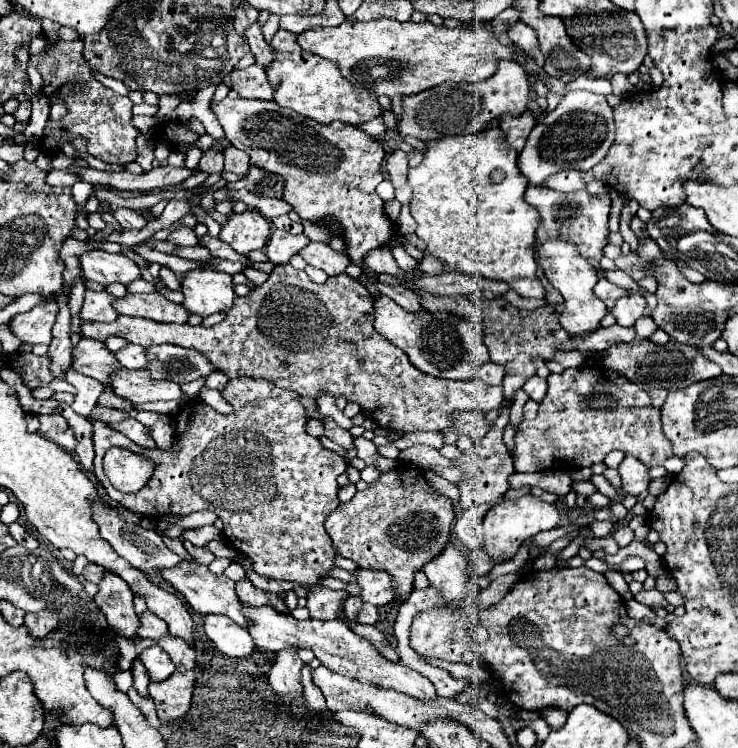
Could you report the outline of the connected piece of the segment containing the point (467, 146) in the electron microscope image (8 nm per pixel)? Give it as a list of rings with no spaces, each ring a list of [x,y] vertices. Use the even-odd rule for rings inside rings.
[[[498,127],[476,135],[456,135],[432,141],[424,153],[424,161],[408,171],[408,183],[414,189],[410,213],[418,223],[416,235],[428,243],[428,253],[440,259],[450,271],[500,279],[526,299],[544,299],[544,287],[536,277],[534,259],[534,235],[540,221],[538,211],[524,199],[528,181],[520,173],[516,157],[518,153],[504,141],[504,133]],[[496,169],[504,171],[502,183],[490,183],[490,173]]]

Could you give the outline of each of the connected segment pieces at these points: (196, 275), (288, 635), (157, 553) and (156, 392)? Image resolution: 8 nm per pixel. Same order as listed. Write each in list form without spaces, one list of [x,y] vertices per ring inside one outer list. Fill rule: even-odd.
[[[214,269],[188,271],[182,281],[182,293],[182,305],[196,315],[226,313],[236,299],[232,275]]]
[[[244,607],[246,617],[254,621],[254,625],[250,627],[250,635],[256,643],[256,647],[266,649],[266,651],[282,651],[286,647],[306,647],[312,649],[314,655],[320,659],[320,663],[336,673],[348,675],[348,677],[356,677],[364,683],[372,683],[372,685],[380,685],[384,689],[394,689],[398,693],[406,693],[418,701],[430,701],[436,695],[436,687],[432,685],[430,679],[422,677],[418,671],[402,665],[402,663],[392,663],[390,659],[386,659],[382,653],[376,651],[376,647],[356,635],[346,623],[342,621],[316,621],[316,619],[306,619],[306,621],[298,621],[290,615],[278,613],[270,607]]]
[[[94,505],[92,517],[100,527],[100,535],[106,537],[106,541],[114,547],[114,551],[118,551],[120,557],[124,557],[130,565],[134,565],[136,569],[140,569],[144,573],[160,573],[162,569],[170,569],[170,565],[178,565],[178,561],[182,561],[180,555],[176,555],[174,551],[170,551],[166,547],[164,539],[156,531],[148,531],[138,525],[122,521],[118,517],[116,509],[106,509],[102,505]]]
[[[120,369],[112,375],[112,387],[118,397],[128,399],[134,405],[148,401],[192,401],[178,383],[174,381],[158,381],[150,377],[150,371],[140,369]]]

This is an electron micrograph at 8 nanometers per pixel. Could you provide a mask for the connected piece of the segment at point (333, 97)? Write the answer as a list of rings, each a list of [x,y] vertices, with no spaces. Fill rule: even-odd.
[[[280,29],[272,39],[272,47],[276,51],[276,61],[270,67],[266,67],[266,73],[274,89],[274,101],[278,105],[288,107],[318,123],[342,121],[342,123],[362,125],[382,113],[378,97],[374,93],[366,91],[362,85],[352,85],[350,81],[346,81],[340,75],[340,69],[336,63],[324,57],[318,57],[314,53],[302,51],[296,45],[294,33]]]

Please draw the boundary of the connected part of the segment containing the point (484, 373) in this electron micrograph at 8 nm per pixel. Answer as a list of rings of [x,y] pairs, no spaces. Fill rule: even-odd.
[[[486,363],[486,365],[480,369],[478,377],[480,377],[484,383],[488,383],[488,385],[500,385],[502,379],[504,379],[504,369],[502,369],[500,365],[496,365],[496,363]]]

